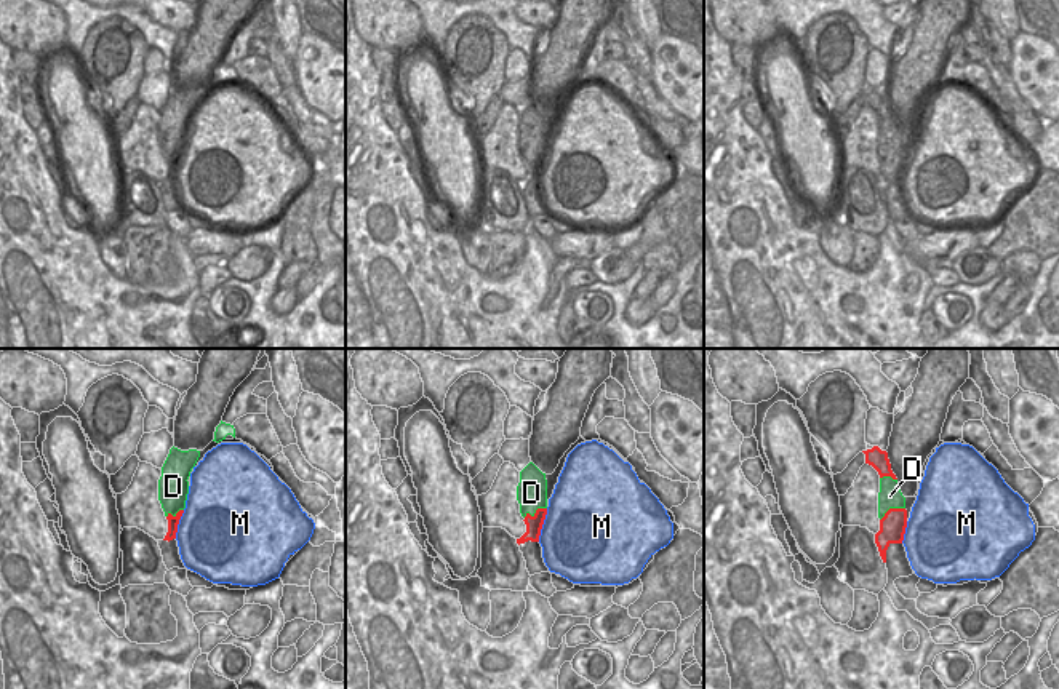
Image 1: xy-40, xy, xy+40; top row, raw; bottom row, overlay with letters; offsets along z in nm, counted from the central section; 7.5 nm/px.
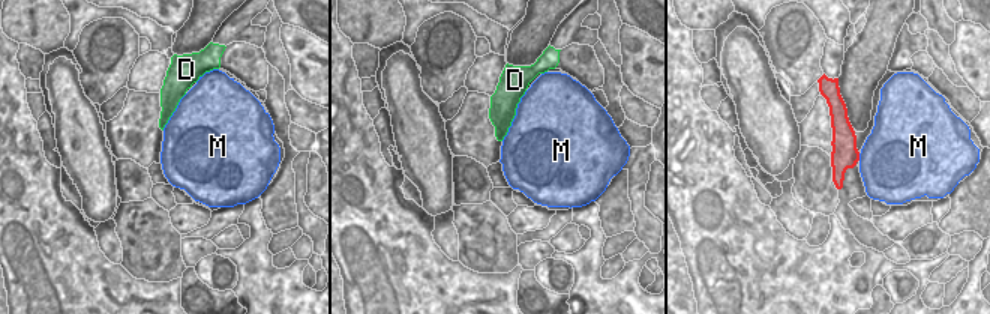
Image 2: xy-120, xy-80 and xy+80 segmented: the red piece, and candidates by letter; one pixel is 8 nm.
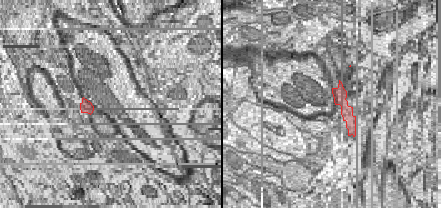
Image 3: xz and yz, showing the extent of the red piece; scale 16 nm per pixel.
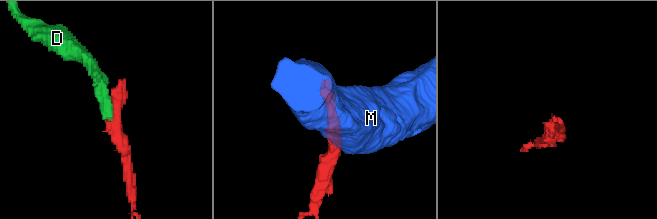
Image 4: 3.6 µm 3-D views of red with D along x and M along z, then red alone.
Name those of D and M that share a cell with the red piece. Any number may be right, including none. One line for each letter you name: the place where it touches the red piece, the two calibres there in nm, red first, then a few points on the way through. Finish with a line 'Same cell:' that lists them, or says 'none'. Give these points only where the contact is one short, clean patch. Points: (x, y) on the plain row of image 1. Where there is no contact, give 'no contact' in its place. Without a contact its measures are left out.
D: xy (536, 154) | 120/240 nm | across xy (535, 165), (536, 154), (531, 135)
Same cell: D

